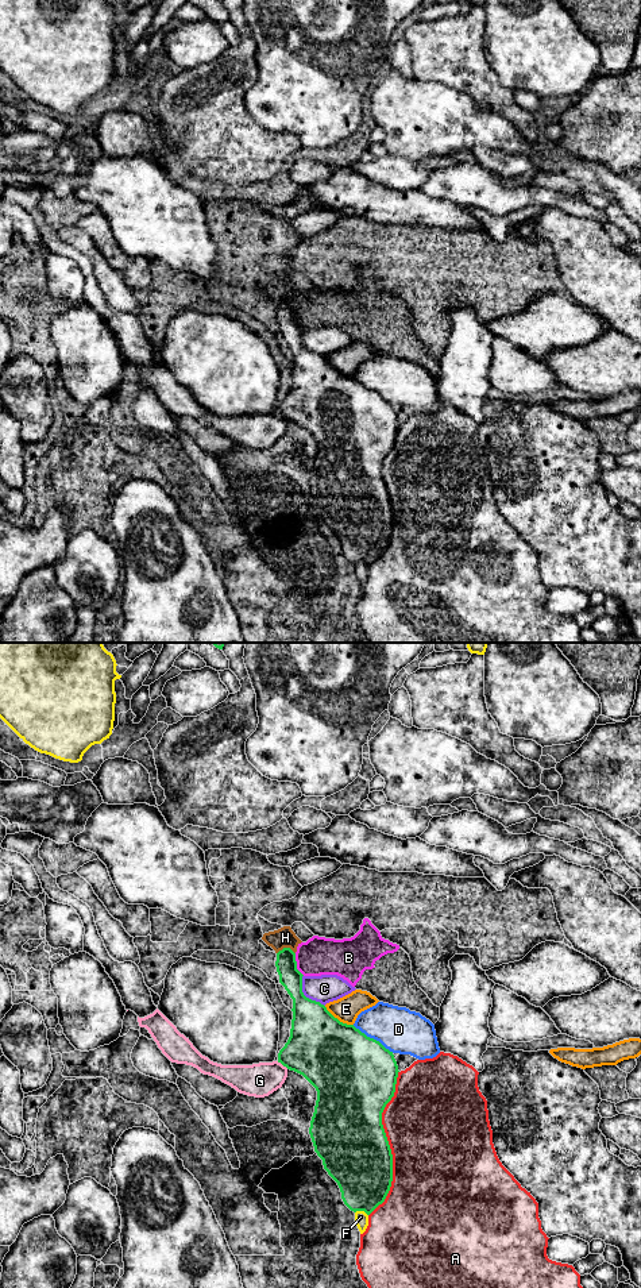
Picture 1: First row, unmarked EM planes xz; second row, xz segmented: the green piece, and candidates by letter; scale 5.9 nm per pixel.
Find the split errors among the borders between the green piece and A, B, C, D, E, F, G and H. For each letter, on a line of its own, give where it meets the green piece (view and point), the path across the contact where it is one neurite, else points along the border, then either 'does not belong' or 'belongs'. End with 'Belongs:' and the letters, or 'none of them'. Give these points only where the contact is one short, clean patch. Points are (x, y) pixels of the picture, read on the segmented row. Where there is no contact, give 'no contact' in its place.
A: meets green in xz at (387, 1144); does not belong
B: meets green in xz at (296, 964); border along xz (294, 953), (297, 968), (304, 975); does not belong
C: meets green in xz at (304, 995); does not belong
D: meets green in xz at (373, 1038); does not belong
E: meets green in xz at (338, 1020); does not belong
F: meets green in xz at (362, 1210); does not belong
G: meets green in xz at (282, 1064); does not belong
H: meets green in xz at (285, 948); border along xz (294, 952), (289, 948), (282, 948), (277, 953); does not belong
Belongs: none of them

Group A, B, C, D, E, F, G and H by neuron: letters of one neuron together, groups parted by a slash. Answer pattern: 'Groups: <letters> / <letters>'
Groups: A / B H / C / D / E / F / G

